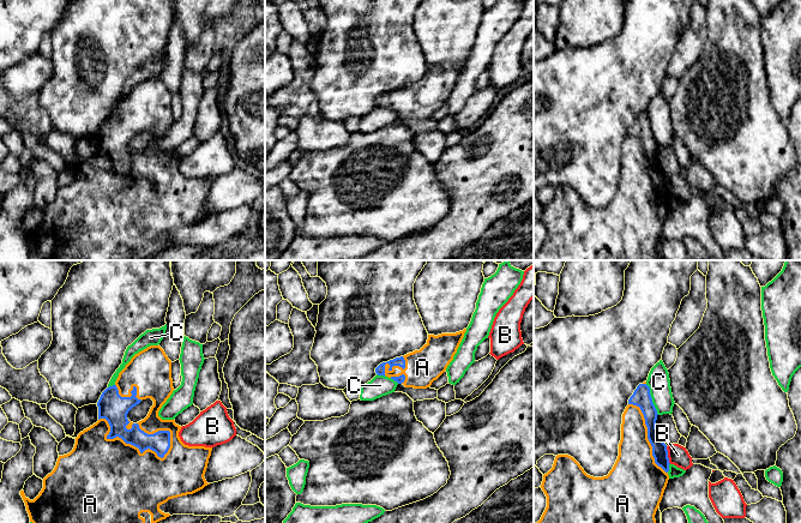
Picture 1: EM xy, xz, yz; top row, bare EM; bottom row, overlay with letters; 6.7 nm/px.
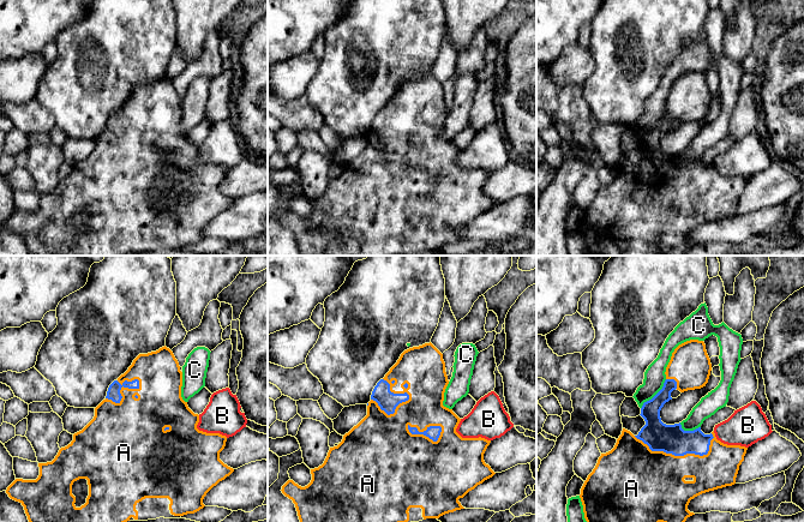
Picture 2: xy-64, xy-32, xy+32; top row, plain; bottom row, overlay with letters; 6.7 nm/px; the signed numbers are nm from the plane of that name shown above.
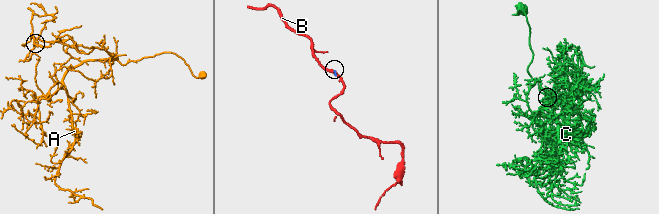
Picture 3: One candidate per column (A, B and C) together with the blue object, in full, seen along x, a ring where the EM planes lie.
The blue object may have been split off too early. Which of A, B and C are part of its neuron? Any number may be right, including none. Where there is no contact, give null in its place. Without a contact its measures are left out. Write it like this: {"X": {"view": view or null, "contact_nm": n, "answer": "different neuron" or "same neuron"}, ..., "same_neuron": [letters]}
{"A": {"view": "xy", "contact_nm": 500, "answer": "same neuron"}, "B": {"view": "yz", "contact_nm": 120, "answer": "different neuron"}, "C": {"view": "yz", "contact_nm": 220, "answer": "different neuron"}, "same_neuron": ["A"]}

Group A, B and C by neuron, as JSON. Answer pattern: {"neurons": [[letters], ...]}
{"neurons": [["A"], ["B"], ["C"]]}

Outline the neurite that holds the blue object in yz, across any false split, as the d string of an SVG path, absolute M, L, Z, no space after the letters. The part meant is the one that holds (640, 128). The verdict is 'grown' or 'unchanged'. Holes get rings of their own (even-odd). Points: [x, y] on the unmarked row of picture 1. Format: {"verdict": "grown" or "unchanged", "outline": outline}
{"verdict": "grown", "outline": "M646 113L639 115L622 145L619 187L607 208L588 206L568 186L558 186L541 216L547 239L534 260L657 260L655 246L669 211L667 176L656 160L657 142Z"}

